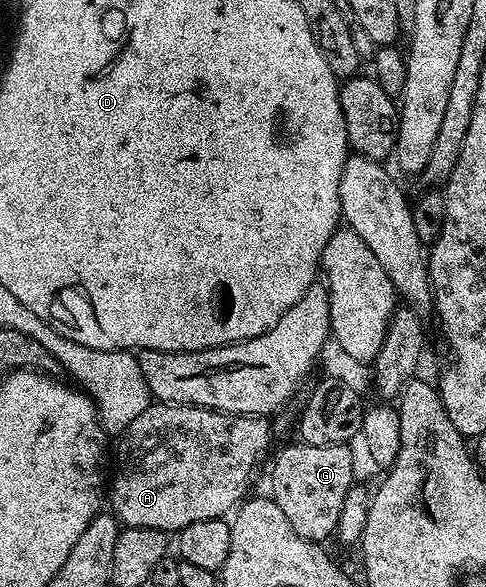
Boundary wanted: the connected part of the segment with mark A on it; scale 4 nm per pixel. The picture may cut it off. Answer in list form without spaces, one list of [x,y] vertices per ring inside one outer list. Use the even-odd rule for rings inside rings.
[[[152,402],[151,406],[145,409],[145,413],[141,413],[141,417],[137,417],[137,421],[133,421],[133,425],[129,425],[129,429],[121,436],[123,448],[119,451],[119,468],[115,471],[115,480],[112,483],[110,480],[109,483],[109,503],[111,499],[112,507],[110,510],[123,527],[144,527],[164,533],[178,533],[185,525],[193,525],[193,521],[224,518],[228,514],[227,510],[230,512],[236,505],[244,502],[248,494],[247,486],[250,485],[259,462],[266,457],[267,450],[271,447],[271,427],[267,423],[270,422],[262,415],[233,415],[226,411],[212,411],[210,407],[188,407],[178,403]]]

